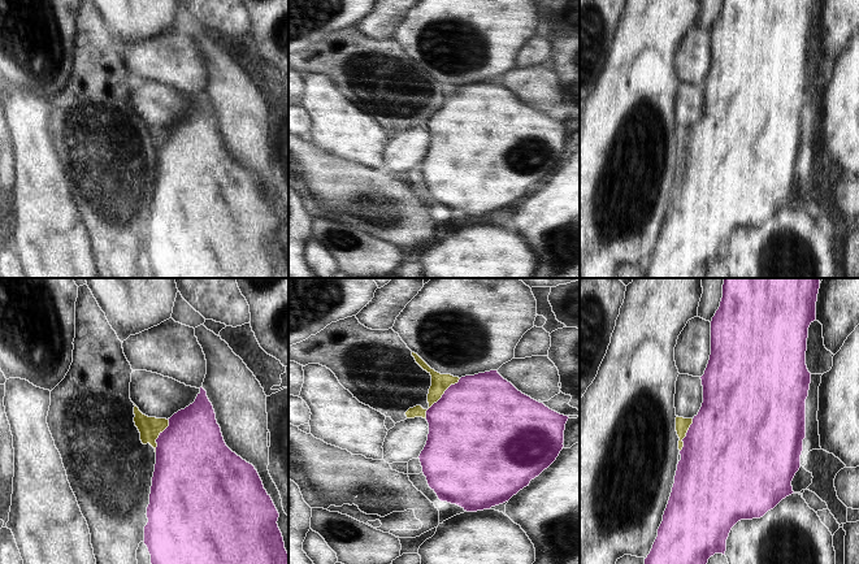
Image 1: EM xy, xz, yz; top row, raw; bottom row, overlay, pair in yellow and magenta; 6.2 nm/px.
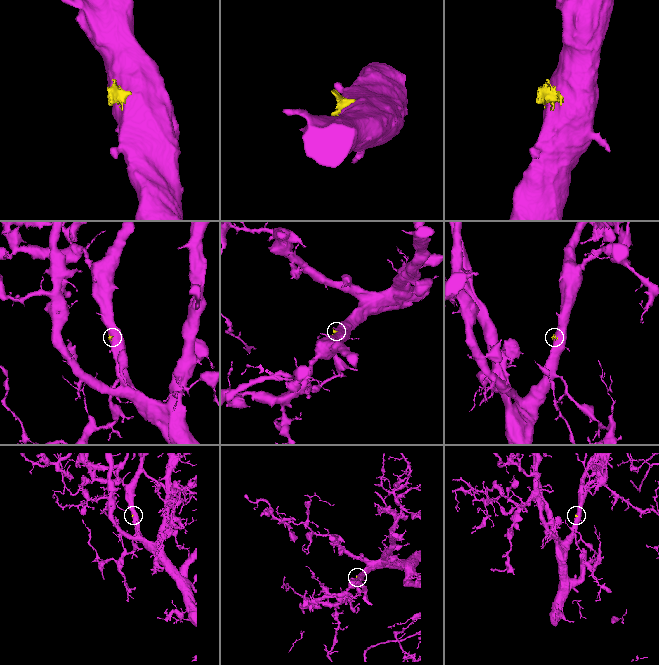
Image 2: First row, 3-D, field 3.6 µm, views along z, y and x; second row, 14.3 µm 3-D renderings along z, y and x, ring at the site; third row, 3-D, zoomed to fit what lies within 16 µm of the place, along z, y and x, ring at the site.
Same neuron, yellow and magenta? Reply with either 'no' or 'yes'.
no

